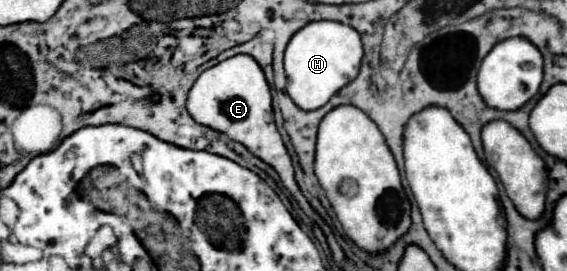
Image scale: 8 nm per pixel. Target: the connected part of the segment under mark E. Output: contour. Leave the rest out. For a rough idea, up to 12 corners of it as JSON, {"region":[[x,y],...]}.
{"region":[[253,57],[205,69],[189,91],[197,123],[279,173],[309,217]]}

